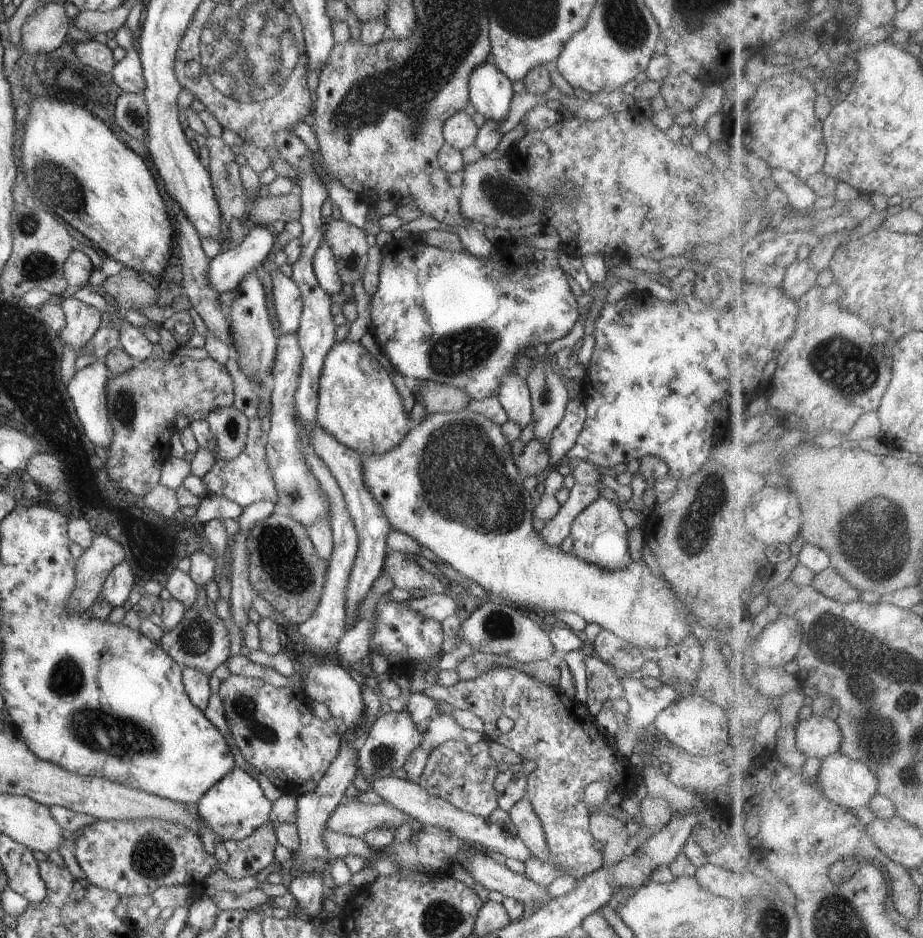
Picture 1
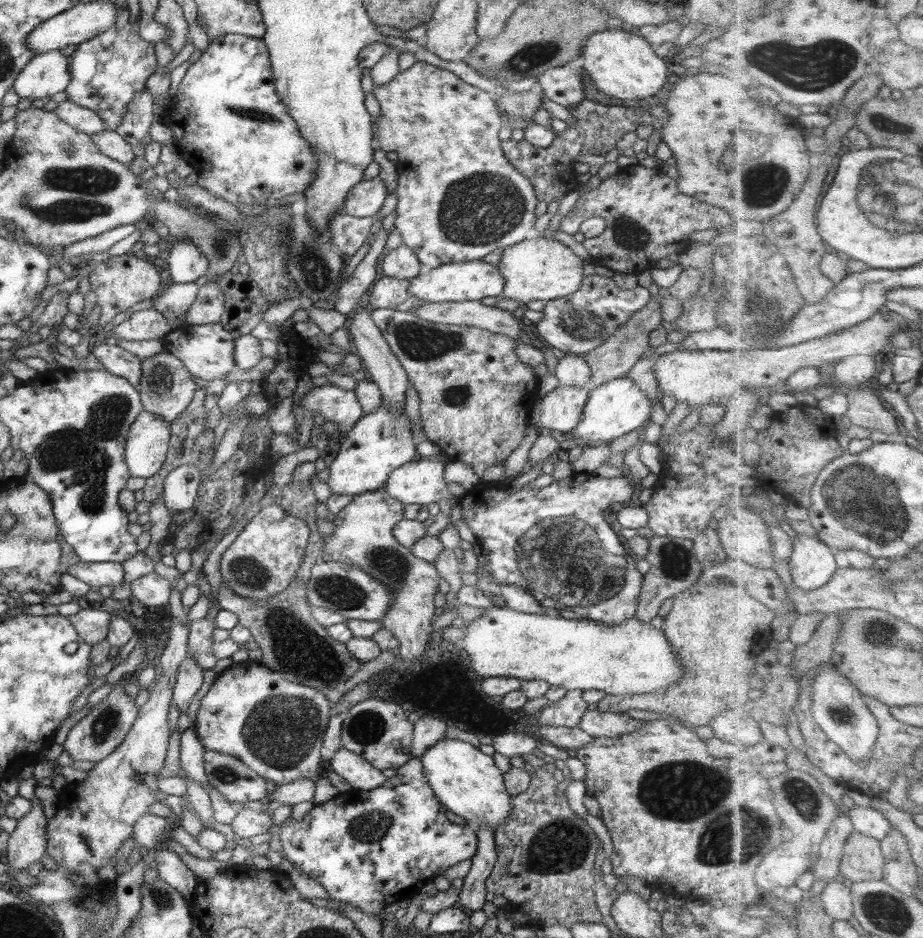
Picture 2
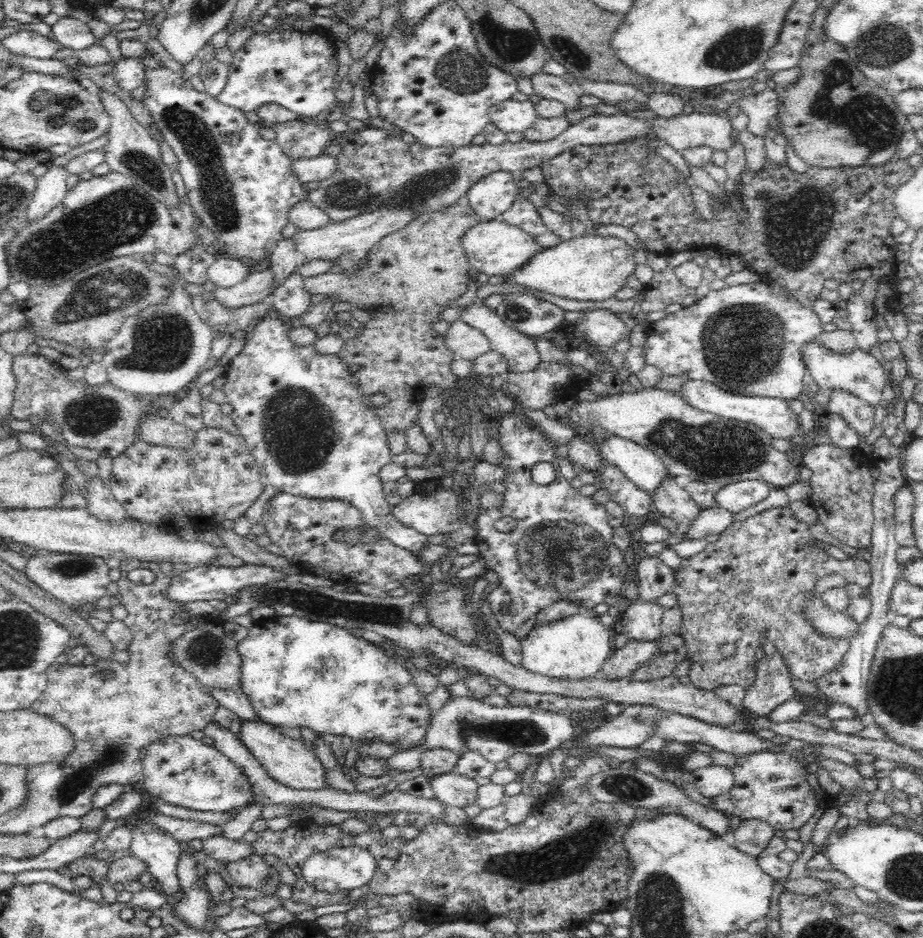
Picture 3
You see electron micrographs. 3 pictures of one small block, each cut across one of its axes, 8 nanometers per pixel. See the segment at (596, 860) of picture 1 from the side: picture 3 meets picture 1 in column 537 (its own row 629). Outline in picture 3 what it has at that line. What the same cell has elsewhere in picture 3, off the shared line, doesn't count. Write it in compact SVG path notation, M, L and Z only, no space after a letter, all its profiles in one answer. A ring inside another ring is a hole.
M768 508L756 516L730 524L718 536L717 542L708 543L700 553L681 560L675 572L675 583L669 592L677 596L677 606L682 613L680 636L686 645L686 659L692 663L687 674L691 684L700 690L716 690L718 686L735 684L745 689L754 684L755 655L760 634L766 632L768 641L784 654L785 664L794 678L801 682L815 682L841 663L849 647L849 638L822 636L803 616L806 602L820 578L841 574L847 580L868 588L873 581L869 561L862 557L838 560L823 549L812 545L814 537L810 526L801 522L789 508ZM726 644L736 646L735 653L724 658L720 648Z

